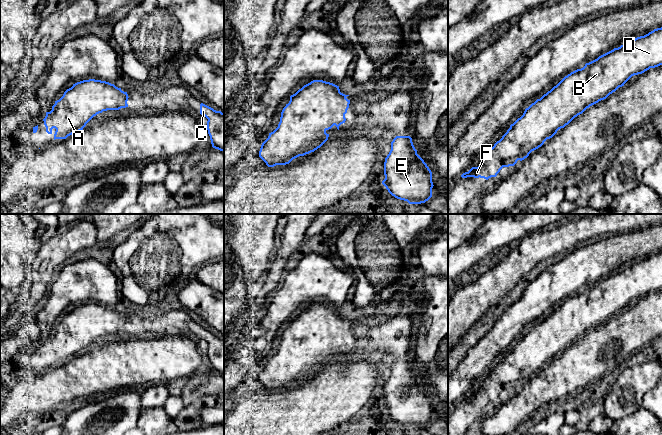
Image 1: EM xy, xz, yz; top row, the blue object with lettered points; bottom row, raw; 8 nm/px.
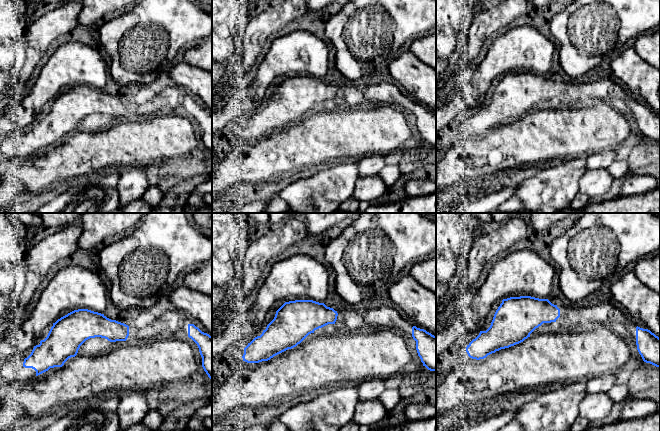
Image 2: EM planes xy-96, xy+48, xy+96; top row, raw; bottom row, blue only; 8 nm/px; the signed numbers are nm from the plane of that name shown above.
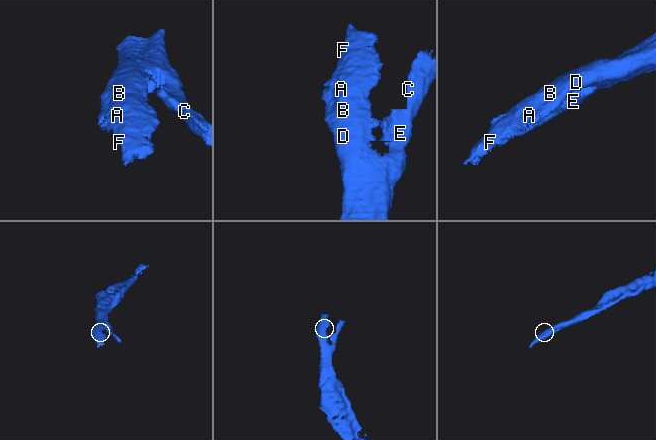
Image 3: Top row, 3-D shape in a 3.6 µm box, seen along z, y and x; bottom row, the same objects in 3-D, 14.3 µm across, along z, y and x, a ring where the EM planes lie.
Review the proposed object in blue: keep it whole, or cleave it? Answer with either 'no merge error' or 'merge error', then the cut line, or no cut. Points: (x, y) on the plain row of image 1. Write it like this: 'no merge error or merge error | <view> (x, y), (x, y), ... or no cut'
no merge error | no cut

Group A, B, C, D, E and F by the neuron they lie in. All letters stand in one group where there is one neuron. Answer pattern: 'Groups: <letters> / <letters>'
Groups: A B C D E F

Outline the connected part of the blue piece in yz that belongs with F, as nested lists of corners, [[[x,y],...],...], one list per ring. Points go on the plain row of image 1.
[[[662,251],[644,260],[630,264],[618,272],[599,280],[565,300],[556,310],[537,323],[523,339],[497,365],[483,382],[478,391],[472,391],[461,399],[462,402],[474,401],[488,404],[496,401],[503,391],[514,390],[552,362],[559,353],[568,349],[587,332],[606,323],[634,299],[642,298],[650,292],[662,289]]]

